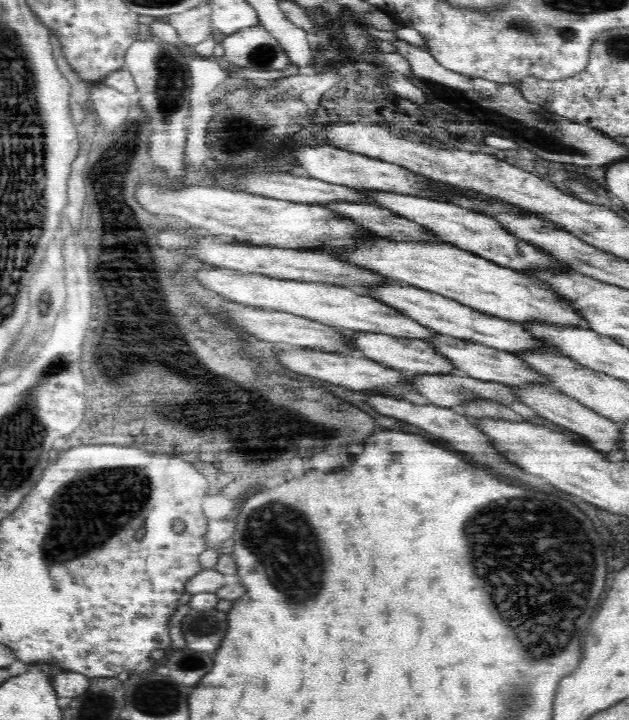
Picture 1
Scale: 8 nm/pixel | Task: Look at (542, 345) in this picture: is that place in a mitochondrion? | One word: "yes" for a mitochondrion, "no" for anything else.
no

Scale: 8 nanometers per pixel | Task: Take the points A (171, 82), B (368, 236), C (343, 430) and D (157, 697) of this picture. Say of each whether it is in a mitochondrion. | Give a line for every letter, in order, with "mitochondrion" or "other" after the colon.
A: mitochondrion
B: other
C: mitochondrion
D: mitochondrion

